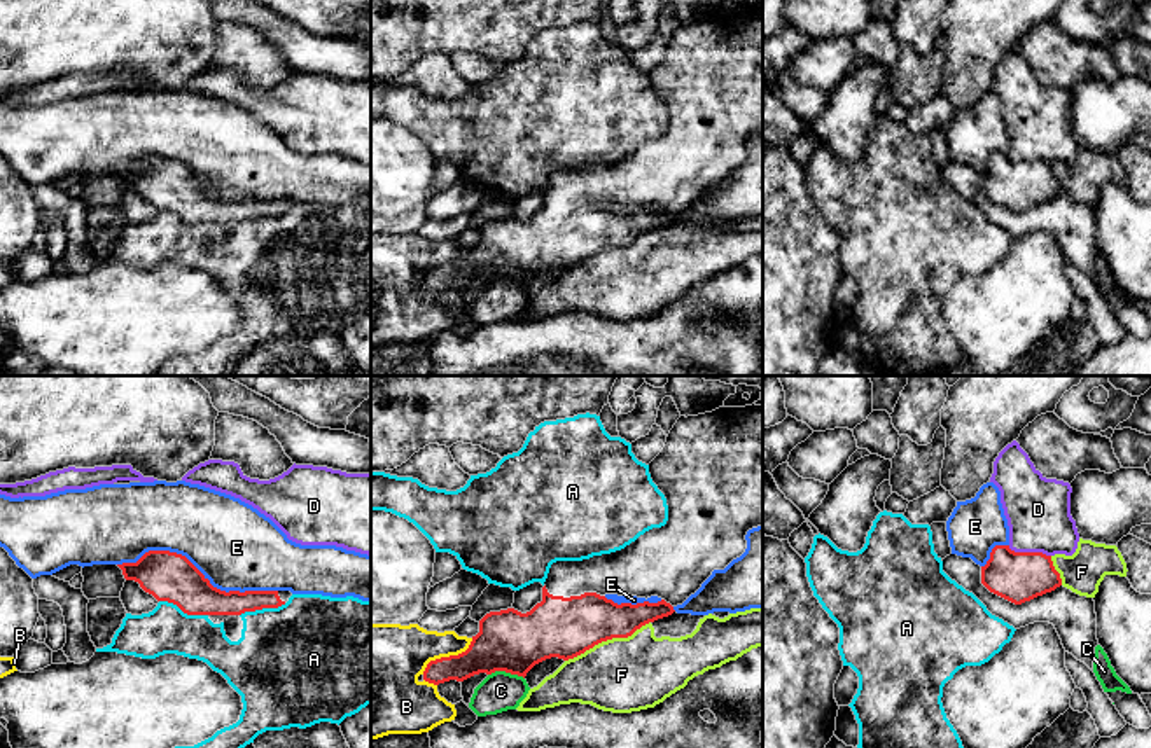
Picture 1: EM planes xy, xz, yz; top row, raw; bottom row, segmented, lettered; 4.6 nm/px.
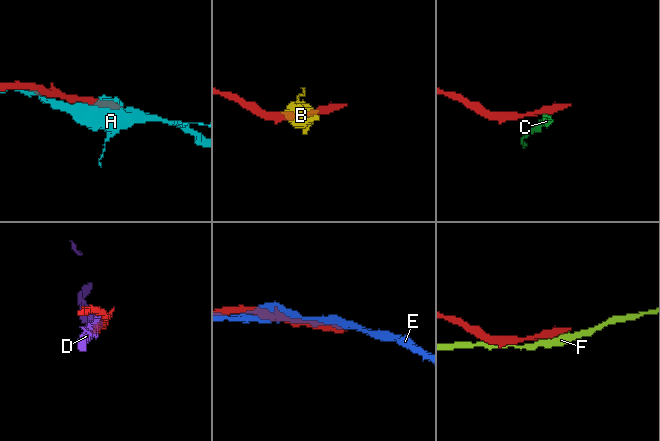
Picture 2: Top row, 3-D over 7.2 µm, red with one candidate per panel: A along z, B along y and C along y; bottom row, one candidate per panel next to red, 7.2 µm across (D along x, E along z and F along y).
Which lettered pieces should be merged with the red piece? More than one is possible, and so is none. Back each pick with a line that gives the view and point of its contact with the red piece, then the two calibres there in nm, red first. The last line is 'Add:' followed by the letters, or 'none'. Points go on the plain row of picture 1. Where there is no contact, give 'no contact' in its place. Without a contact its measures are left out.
Add: none

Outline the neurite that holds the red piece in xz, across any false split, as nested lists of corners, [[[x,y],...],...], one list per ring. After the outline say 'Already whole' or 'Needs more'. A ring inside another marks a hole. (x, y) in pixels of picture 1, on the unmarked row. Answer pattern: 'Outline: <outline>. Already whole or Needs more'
Outline: [[[722,14],[705,23],[680,24],[661,61],[649,72],[649,82],[666,107],[665,135],[610,163],[553,171],[541,211],[527,222],[514,217],[486,222],[469,257],[430,269],[423,288],[439,294],[495,280],[525,287],[546,267],[574,267],[602,250],[628,246],[642,234],[672,224],[714,178],[724,178],[745,161],[749,138],[763,135],[763,14]],[[607,203],[645,210],[617,213]]]. Needs more

